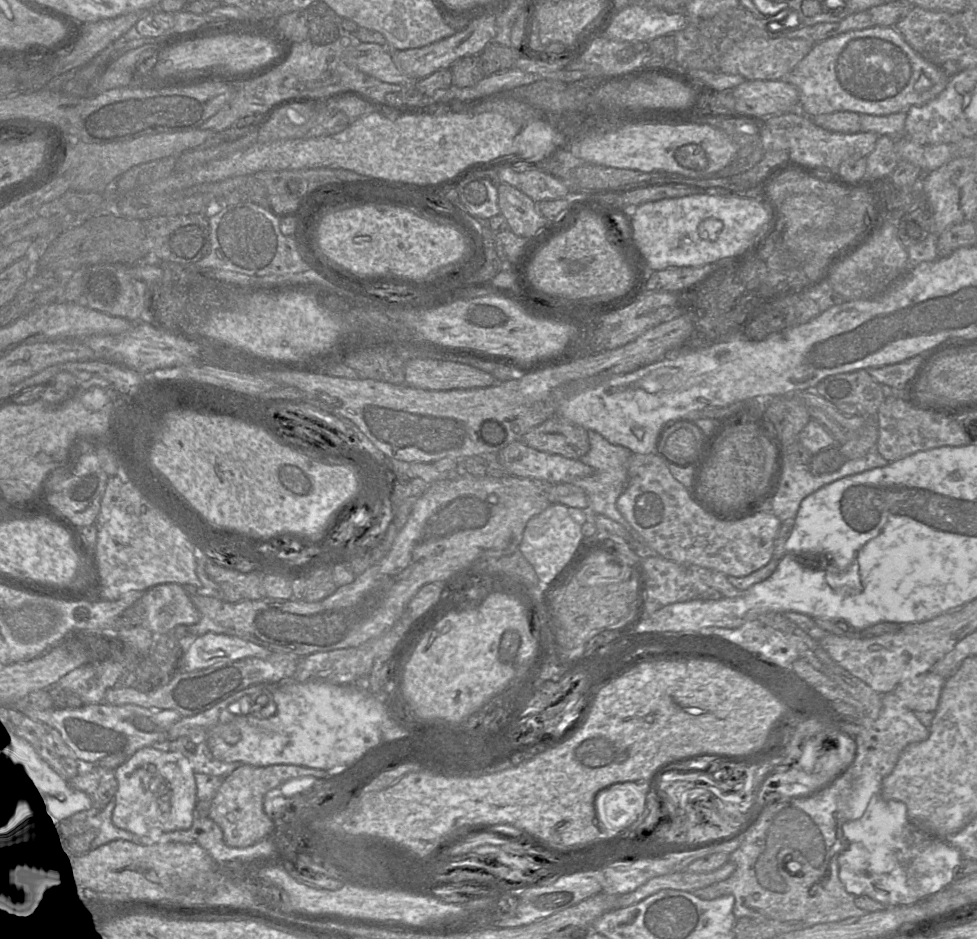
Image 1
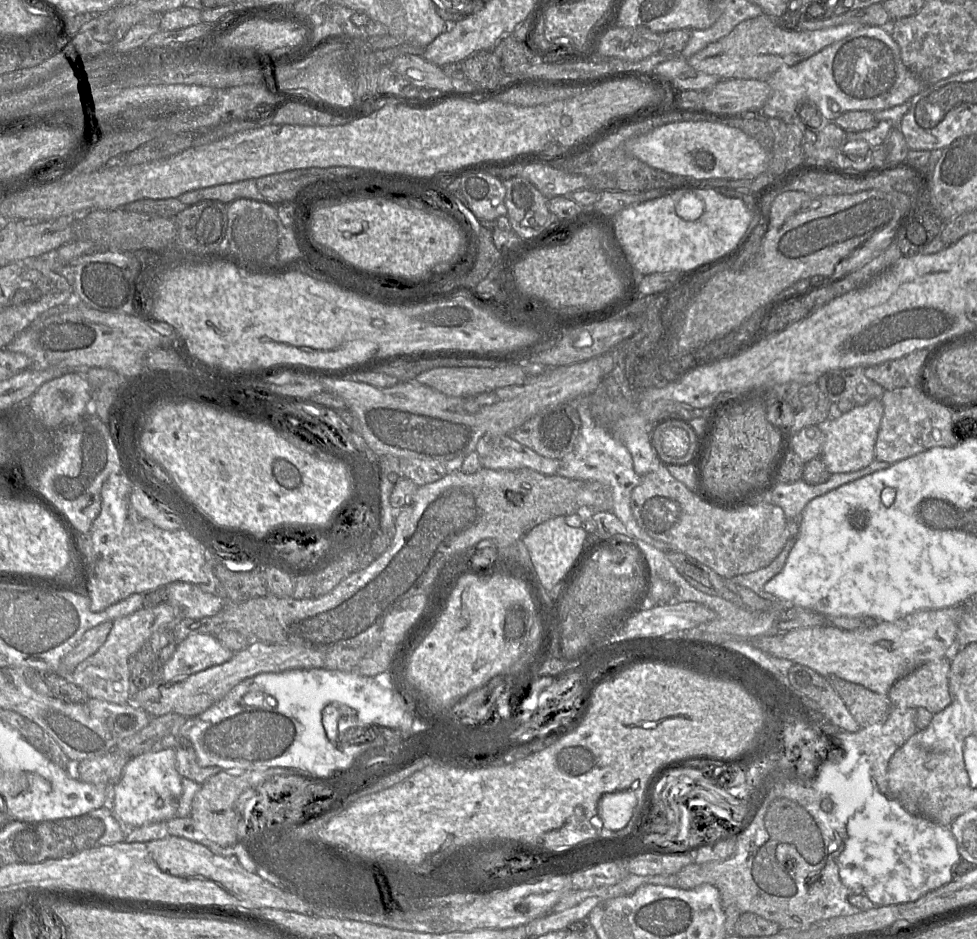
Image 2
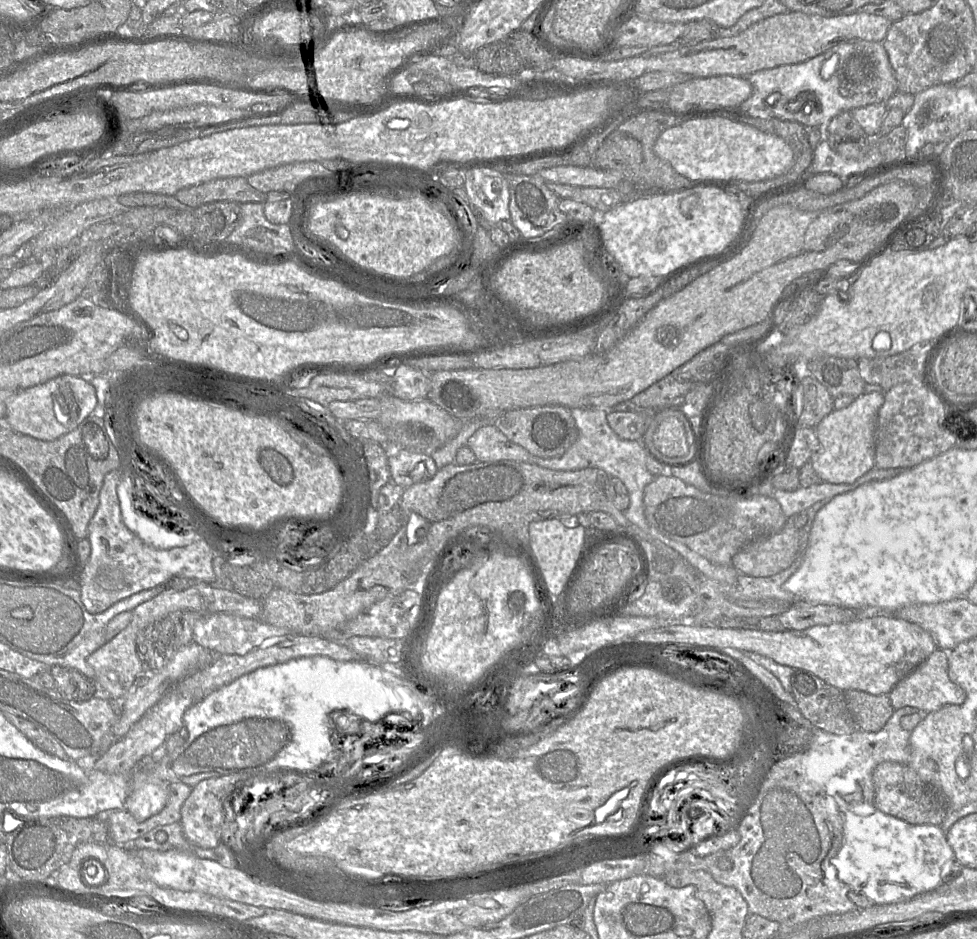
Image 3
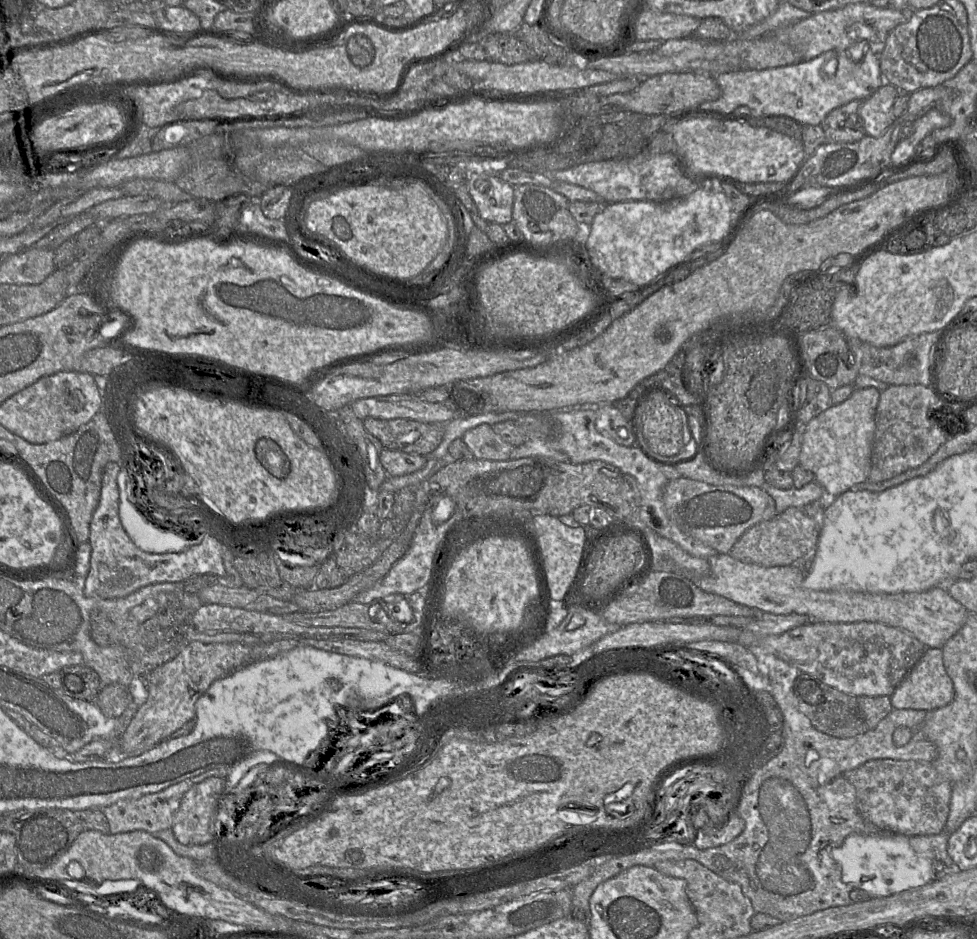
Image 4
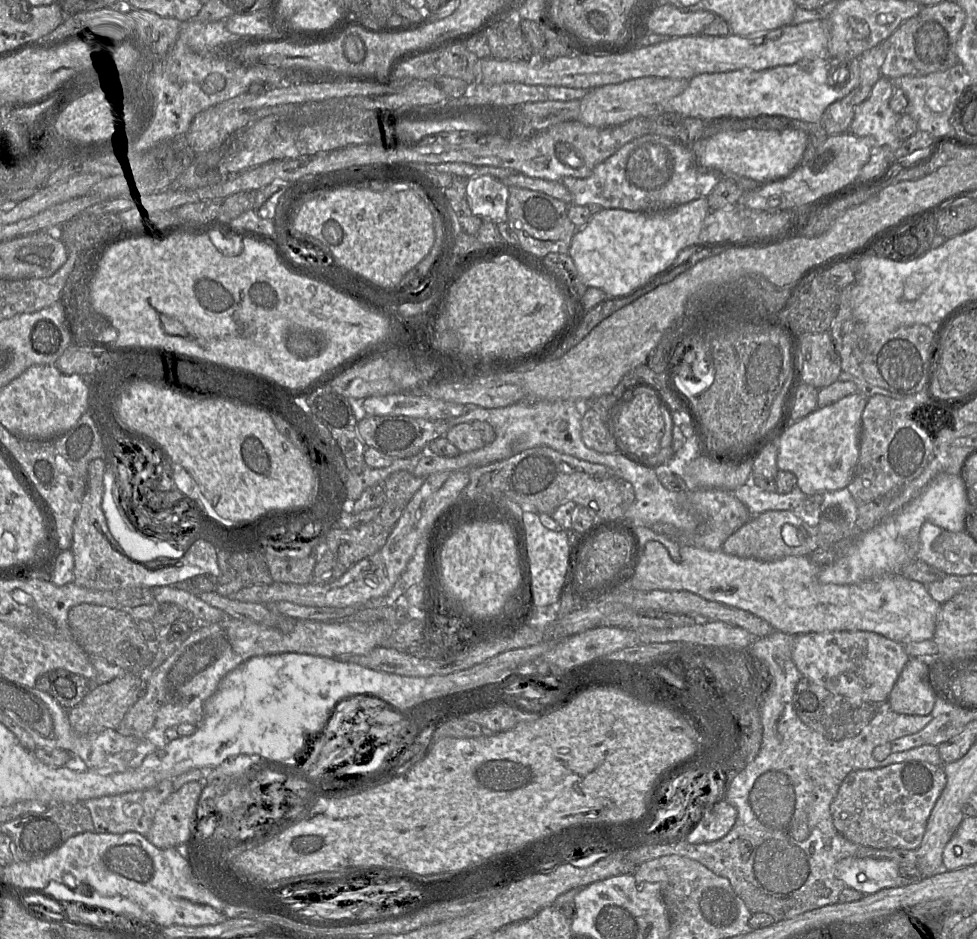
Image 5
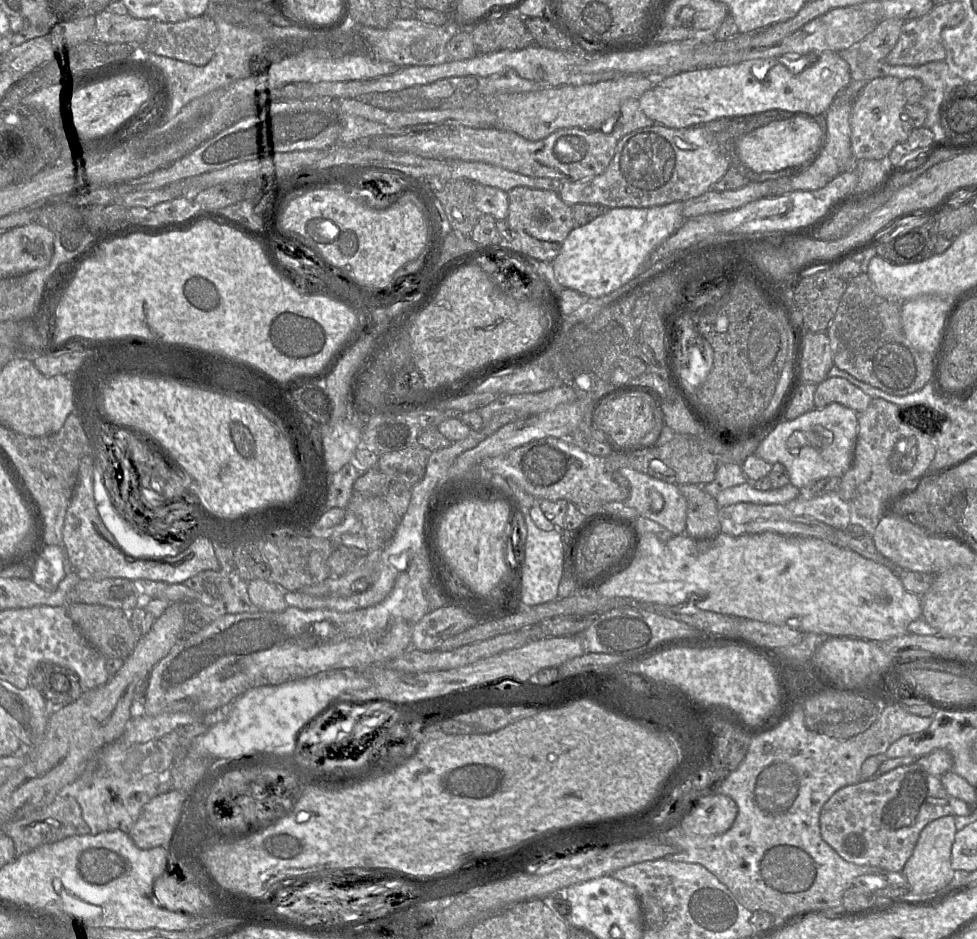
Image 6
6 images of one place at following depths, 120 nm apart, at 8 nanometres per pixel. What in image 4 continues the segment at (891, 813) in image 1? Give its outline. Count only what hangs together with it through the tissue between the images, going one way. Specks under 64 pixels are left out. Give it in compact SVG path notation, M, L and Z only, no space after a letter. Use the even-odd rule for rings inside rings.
M851 834L832 850L831 857L841 869L842 881L867 892L870 897L889 896L932 881L931 861L918 855L909 844L909 837L901 834Z

